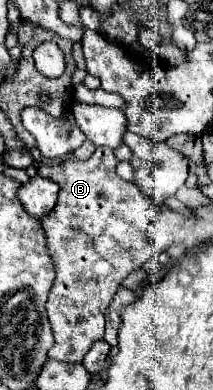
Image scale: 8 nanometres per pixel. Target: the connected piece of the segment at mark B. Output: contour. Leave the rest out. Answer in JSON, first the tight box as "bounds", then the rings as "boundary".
{"bounds":[38,148,192,362],"boundary":[[[96,148],[94,156],[88,160],[68,158],[64,162],[38,166],[40,176],[60,186],[60,196],[54,210],[42,220],[48,252],[56,270],[56,280],[46,302],[48,320],[56,340],[48,358],[60,362],[82,362],[84,354],[90,350],[90,344],[104,340],[104,312],[130,272],[140,270],[148,260],[160,252],[166,252],[172,244],[186,244],[188,248],[192,246],[192,222],[172,208],[156,208],[152,200],[142,196],[136,184],[126,182],[116,174],[118,162],[120,160],[112,148]]]}

